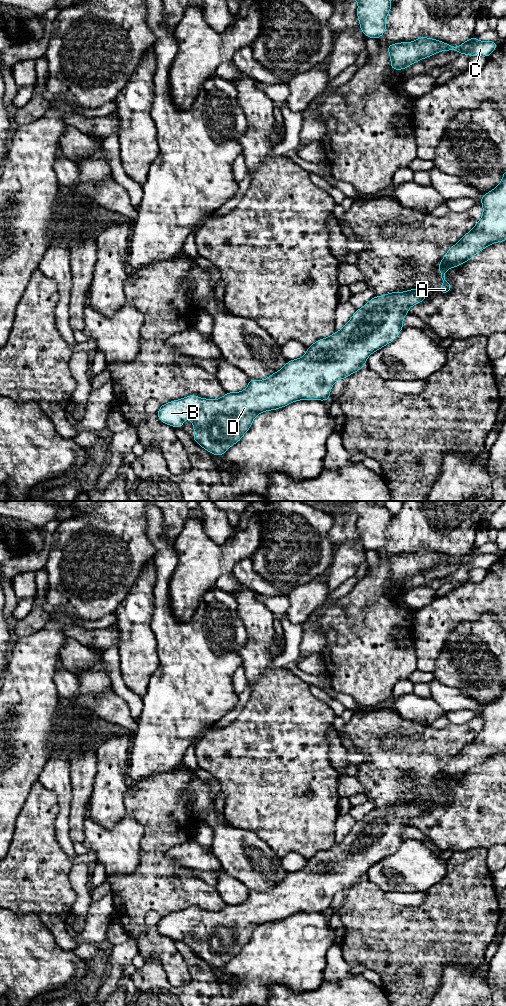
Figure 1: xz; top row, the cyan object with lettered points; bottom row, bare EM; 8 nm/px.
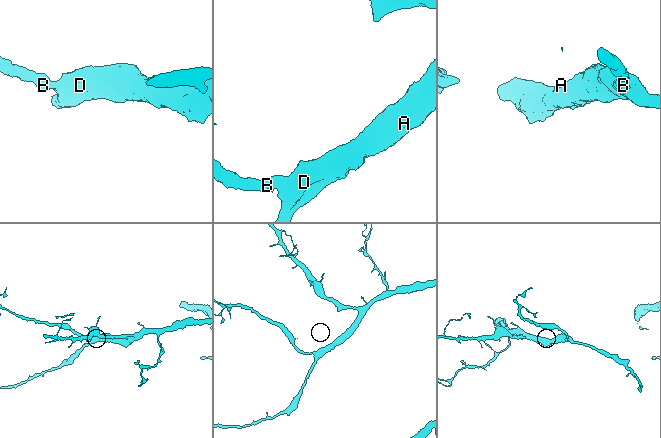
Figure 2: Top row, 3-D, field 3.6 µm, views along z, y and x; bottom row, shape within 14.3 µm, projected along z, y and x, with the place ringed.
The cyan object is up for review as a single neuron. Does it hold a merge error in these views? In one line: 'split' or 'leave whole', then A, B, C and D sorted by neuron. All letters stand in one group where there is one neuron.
leave whole; groups A B C D

